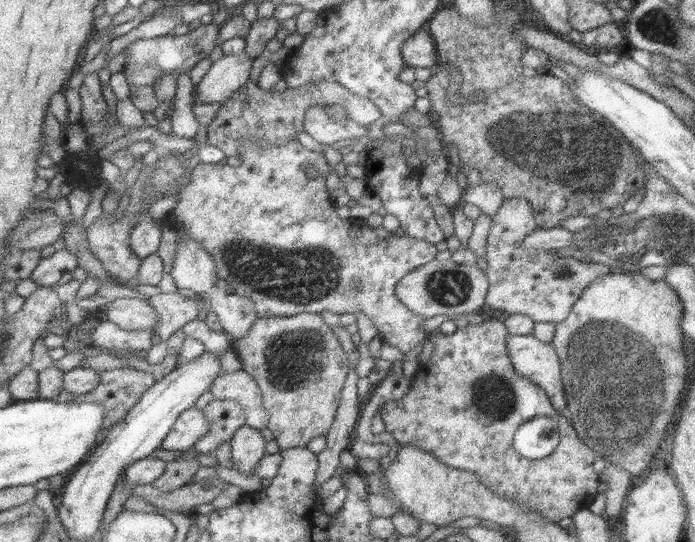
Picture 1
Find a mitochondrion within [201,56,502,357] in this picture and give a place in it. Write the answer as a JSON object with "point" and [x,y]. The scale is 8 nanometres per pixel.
{"point":[306,276]}

